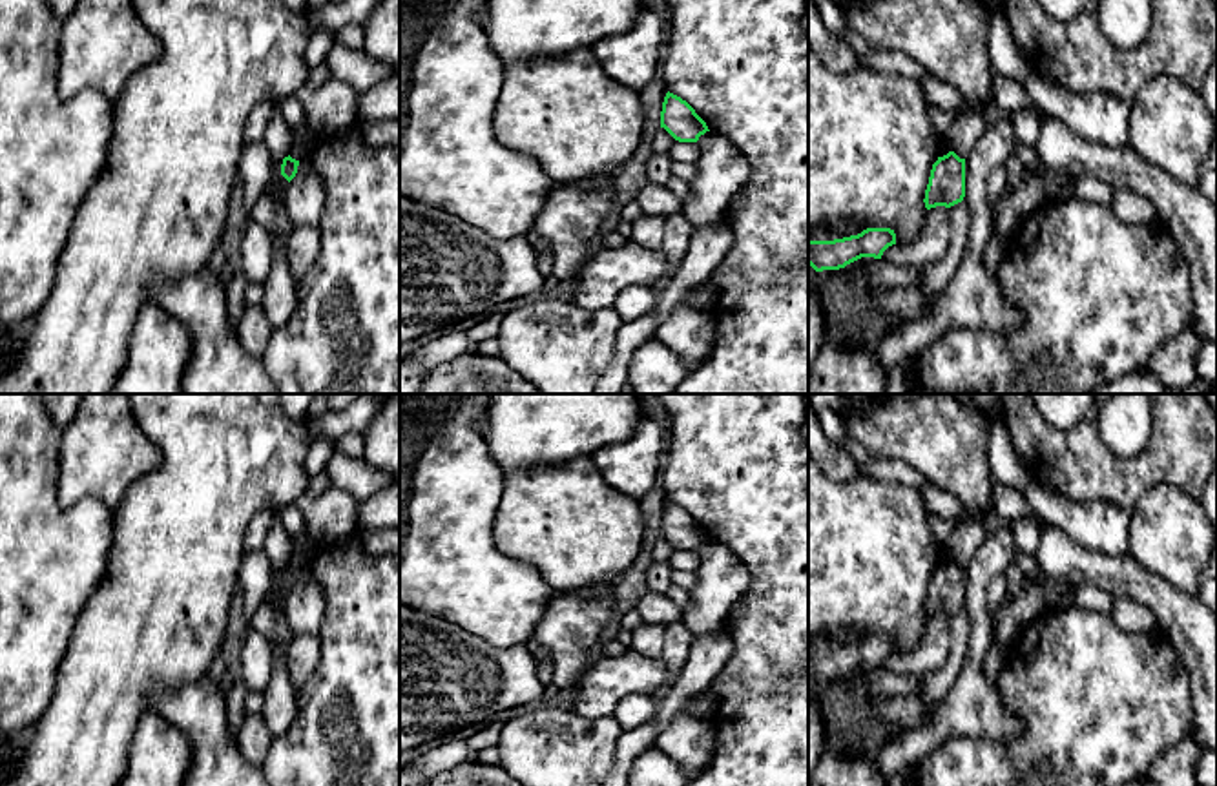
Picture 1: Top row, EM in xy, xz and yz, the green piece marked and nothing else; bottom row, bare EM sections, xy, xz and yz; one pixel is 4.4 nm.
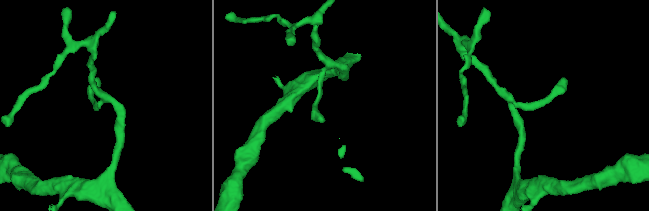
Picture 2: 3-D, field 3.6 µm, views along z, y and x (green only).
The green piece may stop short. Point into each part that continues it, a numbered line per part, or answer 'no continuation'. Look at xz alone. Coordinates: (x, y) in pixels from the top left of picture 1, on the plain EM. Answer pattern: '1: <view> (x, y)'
no continuation

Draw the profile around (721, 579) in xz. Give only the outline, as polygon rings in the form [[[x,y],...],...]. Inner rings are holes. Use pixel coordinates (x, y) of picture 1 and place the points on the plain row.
[[[706,540],[697,549],[701,564],[697,584],[690,591],[690,604],[682,622],[693,636],[724,629],[732,607],[748,591],[750,573],[723,543]]]

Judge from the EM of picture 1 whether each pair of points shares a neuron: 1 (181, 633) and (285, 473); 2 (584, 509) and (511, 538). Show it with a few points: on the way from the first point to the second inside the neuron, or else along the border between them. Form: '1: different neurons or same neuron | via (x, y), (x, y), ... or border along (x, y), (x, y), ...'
1: same neuron | via (181, 591), (181, 566), (243, 504)
2: same neuron | via (566, 518), (544, 518), (530, 527)

